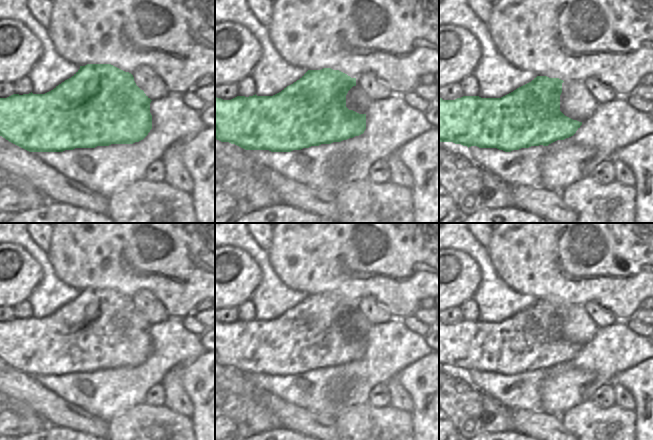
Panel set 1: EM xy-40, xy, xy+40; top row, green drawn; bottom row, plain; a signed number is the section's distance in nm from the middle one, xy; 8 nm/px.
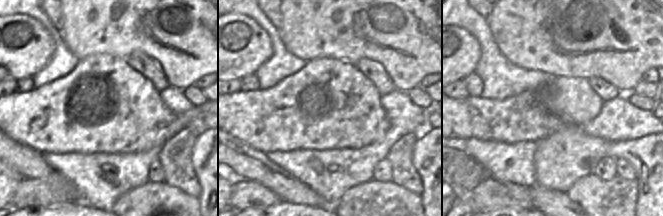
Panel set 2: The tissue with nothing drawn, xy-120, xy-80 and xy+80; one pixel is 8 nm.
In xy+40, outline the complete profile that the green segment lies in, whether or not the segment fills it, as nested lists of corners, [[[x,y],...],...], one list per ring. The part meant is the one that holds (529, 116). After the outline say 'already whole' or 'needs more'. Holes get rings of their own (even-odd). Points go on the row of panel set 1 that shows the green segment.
[[[537,76],[501,98],[463,96],[455,100],[443,100],[439,96],[439,142],[511,152],[531,146],[548,146],[557,140],[569,138],[582,122],[560,111],[563,82],[559,78]]]; already whole

